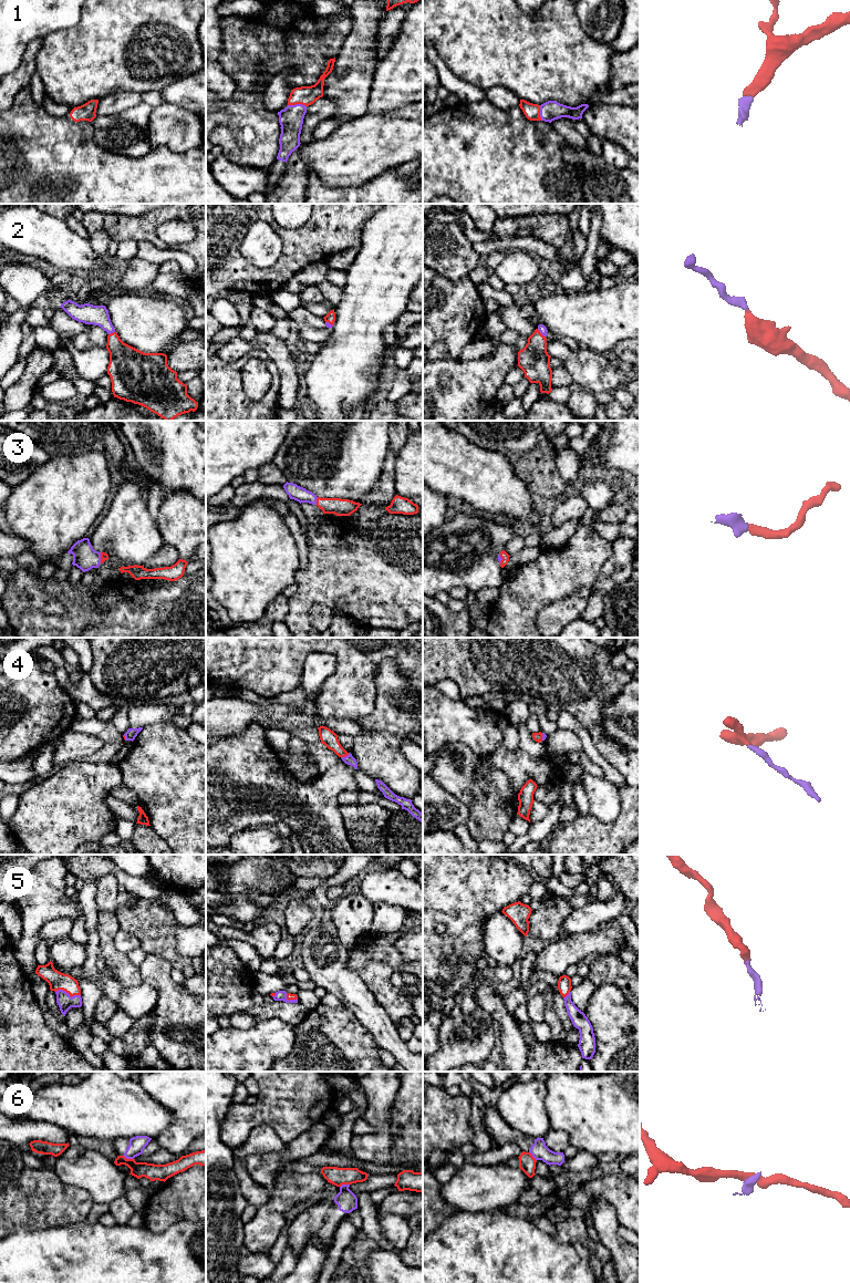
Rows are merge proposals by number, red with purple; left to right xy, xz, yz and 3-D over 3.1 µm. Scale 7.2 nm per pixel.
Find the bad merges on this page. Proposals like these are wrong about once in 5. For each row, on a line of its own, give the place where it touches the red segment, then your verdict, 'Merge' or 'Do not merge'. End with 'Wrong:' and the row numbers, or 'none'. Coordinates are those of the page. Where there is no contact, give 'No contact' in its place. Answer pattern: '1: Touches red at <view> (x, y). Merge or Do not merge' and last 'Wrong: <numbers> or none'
1: Touches red at xz (297, 103). Merge
2: Touches red at yz (540, 333). Merge
3: Touches red at xz (317, 500). Merge
4: Touches red at xz (344, 756). Merge
5: Touches red at xy (68, 992). Merge
6: Touches red at xy (128, 1159). Do not merge
Wrong: 6

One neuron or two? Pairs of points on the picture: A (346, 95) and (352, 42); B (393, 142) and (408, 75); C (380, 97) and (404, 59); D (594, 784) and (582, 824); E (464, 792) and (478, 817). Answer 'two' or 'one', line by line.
A: one
B: two
C: one
D: two
E: one

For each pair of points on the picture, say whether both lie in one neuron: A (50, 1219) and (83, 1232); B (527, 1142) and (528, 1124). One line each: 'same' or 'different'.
A: different
B: different

